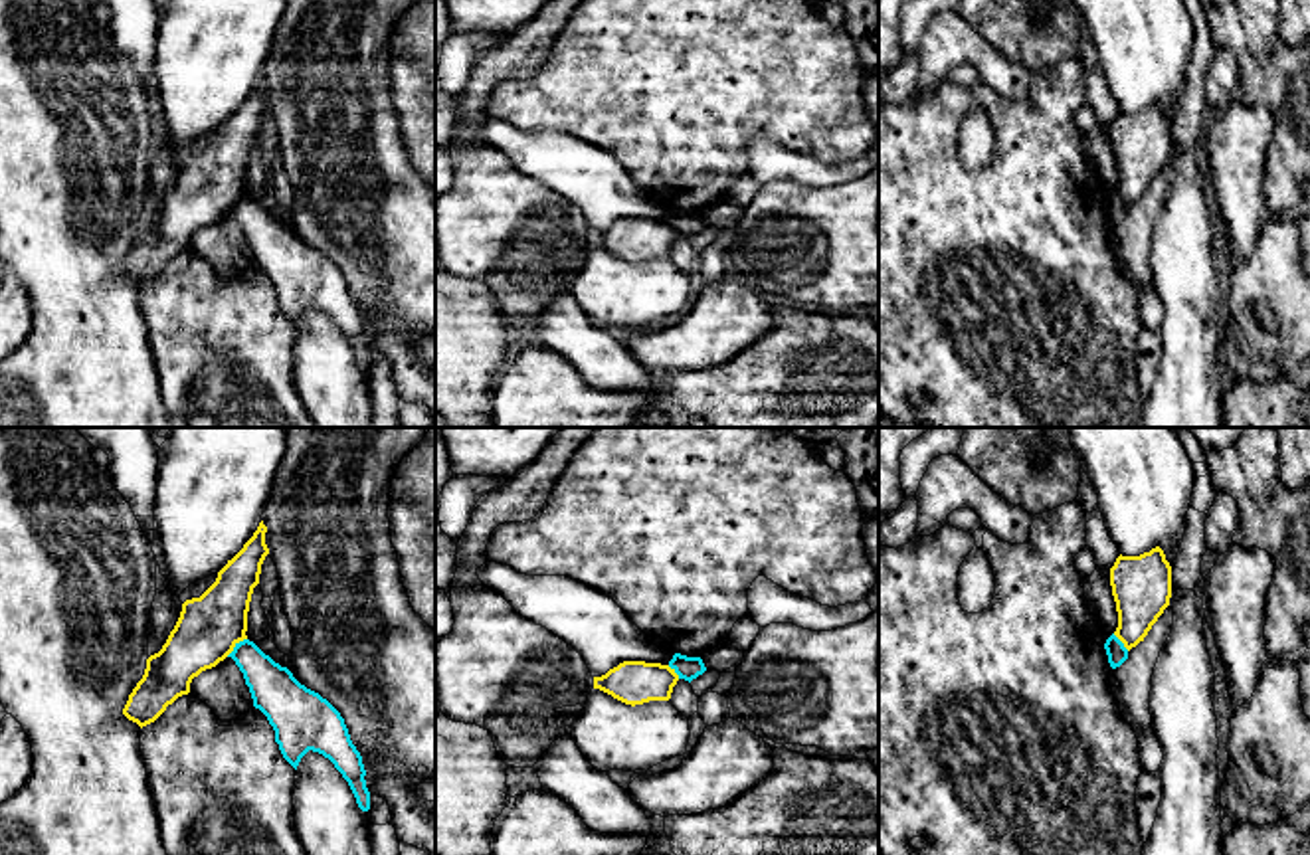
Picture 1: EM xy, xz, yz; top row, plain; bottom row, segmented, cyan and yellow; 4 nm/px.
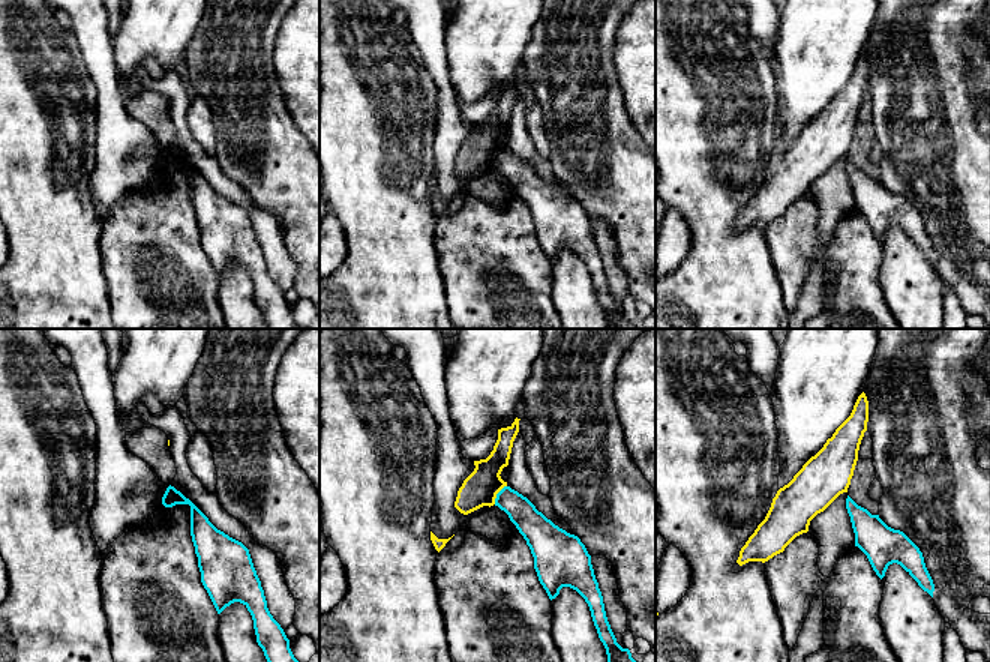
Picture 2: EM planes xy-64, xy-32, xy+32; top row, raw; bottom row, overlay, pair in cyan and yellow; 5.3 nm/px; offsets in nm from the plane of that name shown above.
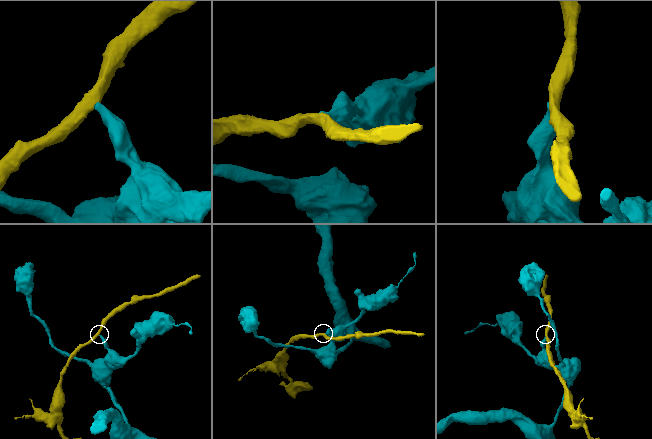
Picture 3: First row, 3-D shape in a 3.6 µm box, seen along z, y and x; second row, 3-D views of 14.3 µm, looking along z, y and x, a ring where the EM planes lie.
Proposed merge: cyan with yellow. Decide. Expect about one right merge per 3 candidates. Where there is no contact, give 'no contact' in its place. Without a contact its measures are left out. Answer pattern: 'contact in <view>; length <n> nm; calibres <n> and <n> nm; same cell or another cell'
contact in xy; length 120 nm; calibres 190 and 260 nm; another cell

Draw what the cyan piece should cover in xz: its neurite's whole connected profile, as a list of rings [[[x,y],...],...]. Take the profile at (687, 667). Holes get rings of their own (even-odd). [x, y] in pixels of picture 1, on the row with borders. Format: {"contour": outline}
{"contour": [[[681,653],[673,655],[669,667],[679,675],[679,679],[685,679],[689,683],[706,671],[701,657],[687,657]]]}

